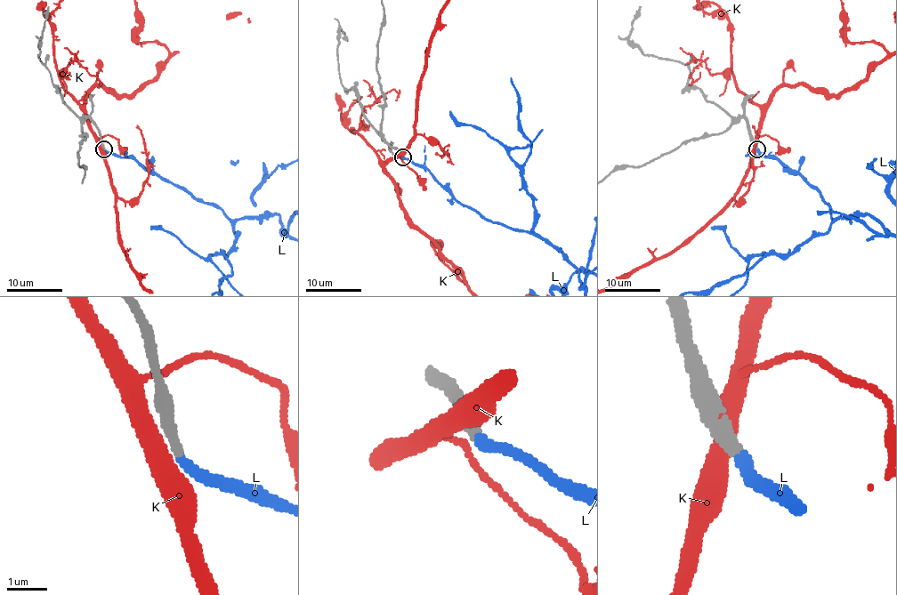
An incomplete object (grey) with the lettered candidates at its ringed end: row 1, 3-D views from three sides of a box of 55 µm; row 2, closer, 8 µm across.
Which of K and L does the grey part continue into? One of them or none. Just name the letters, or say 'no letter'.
L

